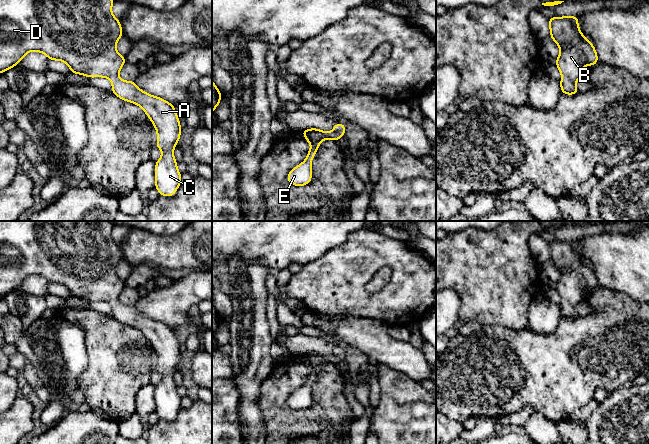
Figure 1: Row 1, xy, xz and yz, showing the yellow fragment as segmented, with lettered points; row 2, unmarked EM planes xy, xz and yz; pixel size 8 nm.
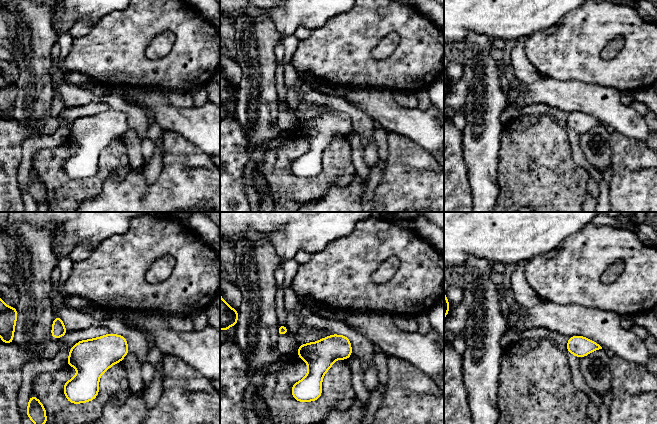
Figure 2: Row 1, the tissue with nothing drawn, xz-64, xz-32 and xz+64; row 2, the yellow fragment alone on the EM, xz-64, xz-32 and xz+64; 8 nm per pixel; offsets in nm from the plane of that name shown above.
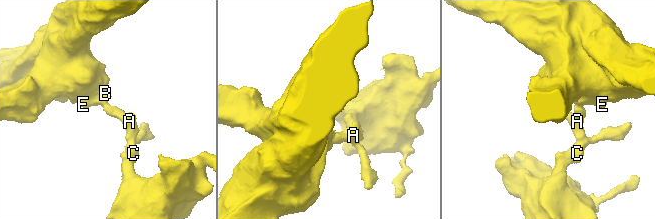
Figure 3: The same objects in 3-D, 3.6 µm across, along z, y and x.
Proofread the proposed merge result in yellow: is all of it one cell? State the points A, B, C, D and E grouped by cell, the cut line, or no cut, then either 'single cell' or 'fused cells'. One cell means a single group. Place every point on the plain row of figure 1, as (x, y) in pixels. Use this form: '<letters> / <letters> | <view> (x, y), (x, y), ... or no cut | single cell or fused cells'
A B C D E | no cut | single cell

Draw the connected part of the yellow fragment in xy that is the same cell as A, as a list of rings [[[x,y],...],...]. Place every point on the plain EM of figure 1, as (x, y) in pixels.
[[[0,221],[0,297],[17,290],[28,276],[38,275],[49,284],[64,285],[71,297],[110,303],[111,315],[140,330],[156,352],[156,371],[162,374],[162,379],[155,387],[155,411],[160,419],[170,421],[181,408],[173,379],[181,359],[179,342],[173,328],[139,313],[134,305],[118,301],[126,284],[116,274],[123,254],[111,236],[113,227],[110,221]]]

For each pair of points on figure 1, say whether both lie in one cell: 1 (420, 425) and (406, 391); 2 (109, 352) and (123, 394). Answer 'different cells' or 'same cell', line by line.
1: same cell
2: same cell

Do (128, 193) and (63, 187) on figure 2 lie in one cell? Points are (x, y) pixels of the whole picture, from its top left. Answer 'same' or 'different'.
different

